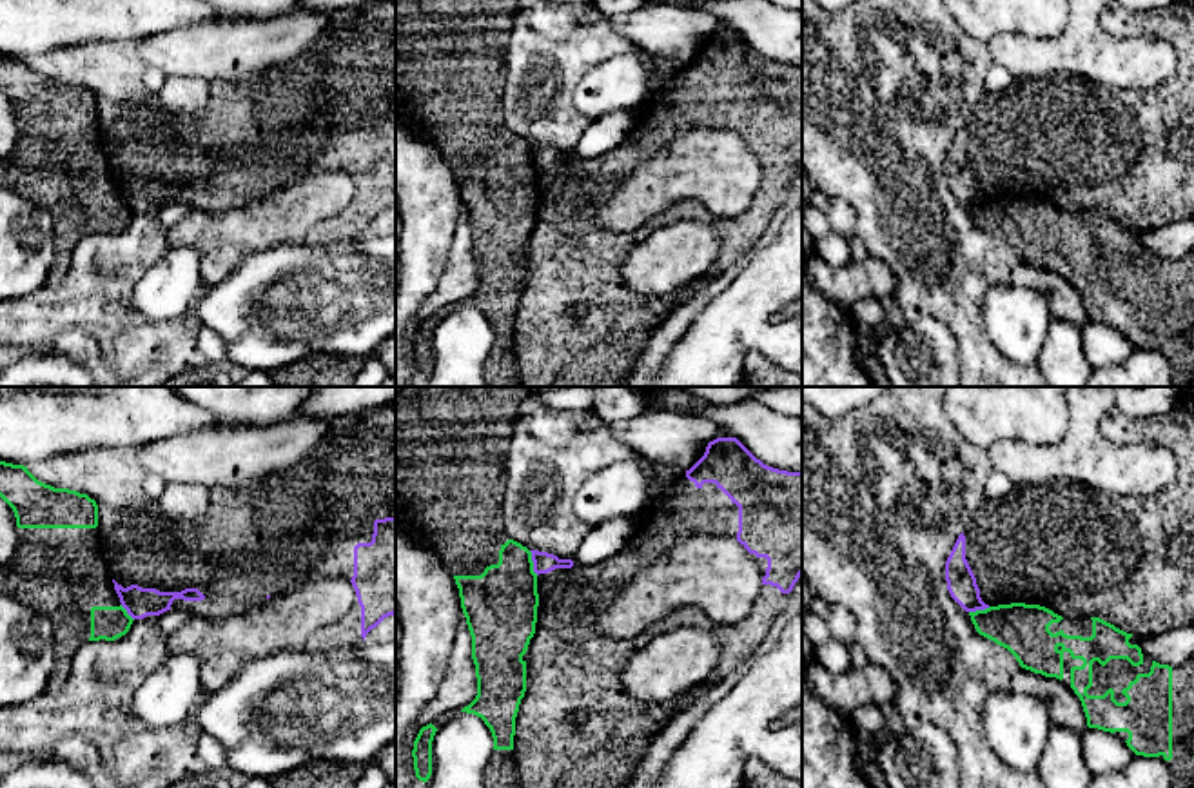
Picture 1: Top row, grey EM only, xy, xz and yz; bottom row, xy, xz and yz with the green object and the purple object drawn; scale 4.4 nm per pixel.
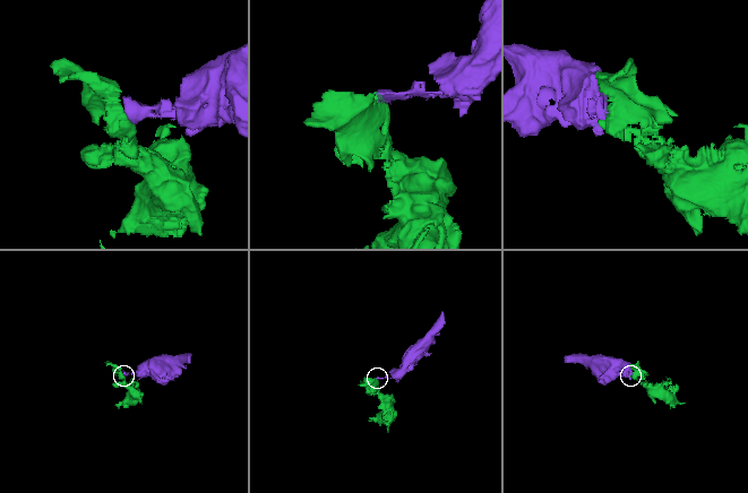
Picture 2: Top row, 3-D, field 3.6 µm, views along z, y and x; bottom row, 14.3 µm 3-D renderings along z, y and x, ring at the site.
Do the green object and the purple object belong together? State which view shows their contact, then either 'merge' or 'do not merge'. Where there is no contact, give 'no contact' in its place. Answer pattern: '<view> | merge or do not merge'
xz | do not merge

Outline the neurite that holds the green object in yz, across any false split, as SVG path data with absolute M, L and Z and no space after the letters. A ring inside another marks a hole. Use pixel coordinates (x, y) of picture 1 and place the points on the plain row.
M1025 196L998 198L998 200L989 200L985 203L969 205L969 209L971 209L971 214L976 225L994 234L996 238L1007 241L1016 251L1022 261L1031 263L1034 267L1042 267L1045 271L1056 271L1063 274L1065 278L1069 278L1081 294L1089 321L1098 321L1098 323L1114 327L1118 332L1125 334L1127 340L1136 349L1160 350L1172 365L1176 387L1192 385L1192 374L1194 374L1194 251L1178 260L1160 258L1141 247L1141 241L1138 240L1138 236L1141 234L1143 229L1127 227L1100 211L1062 211L1054 207L1052 203L1040 200L1040 198L1025 198Z

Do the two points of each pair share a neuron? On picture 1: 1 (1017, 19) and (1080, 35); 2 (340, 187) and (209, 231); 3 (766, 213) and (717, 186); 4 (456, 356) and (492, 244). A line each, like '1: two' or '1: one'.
1: two
2: one
3: two
4: two

